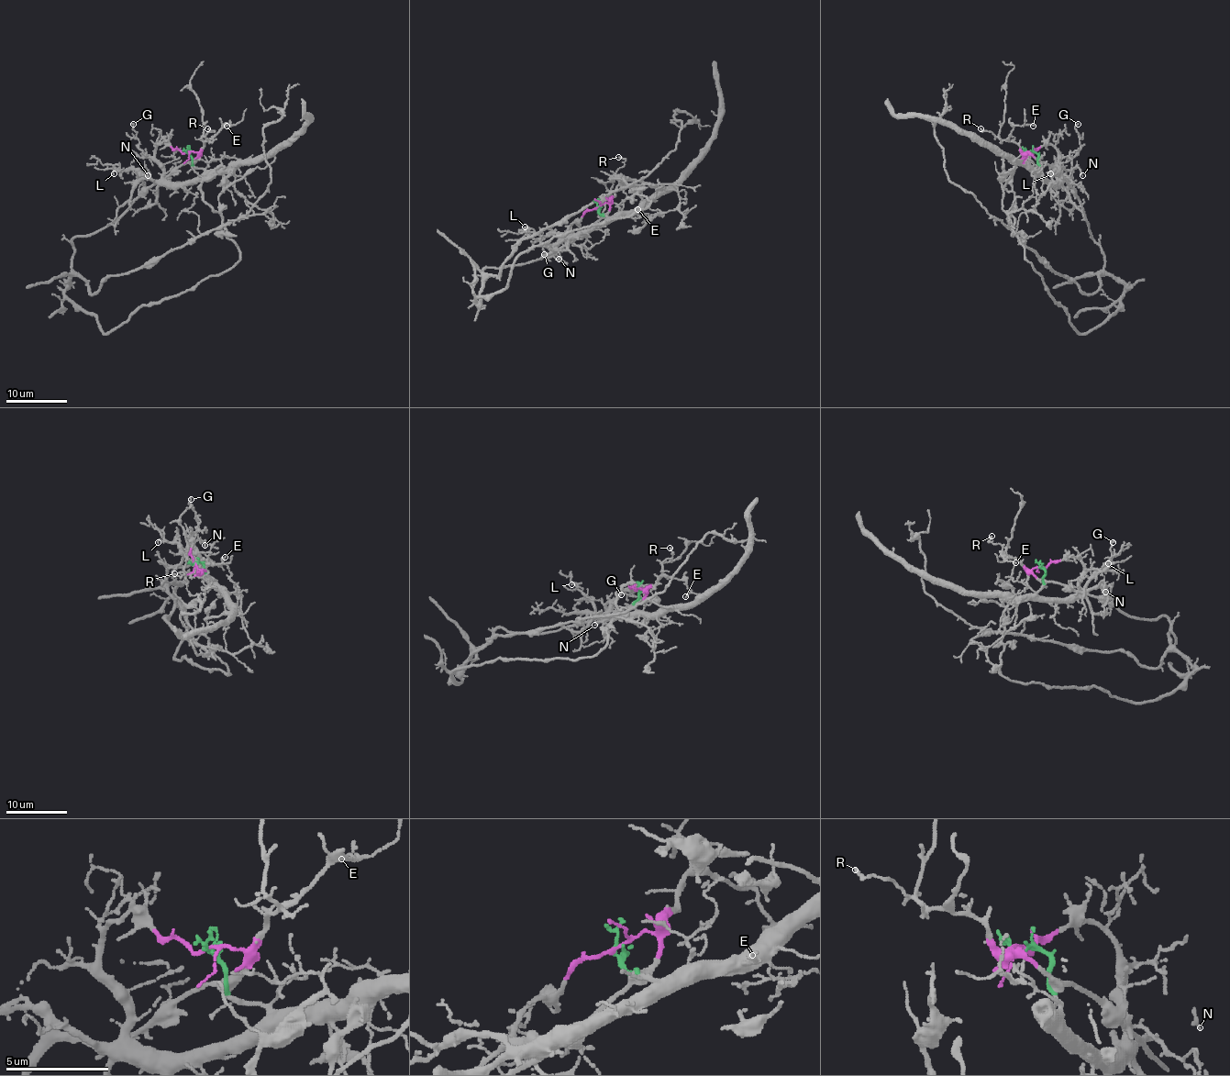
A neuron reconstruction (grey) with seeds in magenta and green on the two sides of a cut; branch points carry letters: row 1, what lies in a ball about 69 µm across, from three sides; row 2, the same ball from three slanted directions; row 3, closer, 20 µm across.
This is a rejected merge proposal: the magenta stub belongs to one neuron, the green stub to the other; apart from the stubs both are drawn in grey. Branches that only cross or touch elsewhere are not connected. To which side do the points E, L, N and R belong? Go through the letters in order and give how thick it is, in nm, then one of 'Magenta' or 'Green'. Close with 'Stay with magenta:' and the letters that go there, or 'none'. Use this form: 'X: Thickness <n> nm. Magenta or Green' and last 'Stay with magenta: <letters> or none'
E: Thickness 110 nm. Magenta
L: Thickness 110 nm. Green
N: Thickness 150 nm. Green
R: Thickness 130 nm. Magenta
Stay with magenta: E, R

